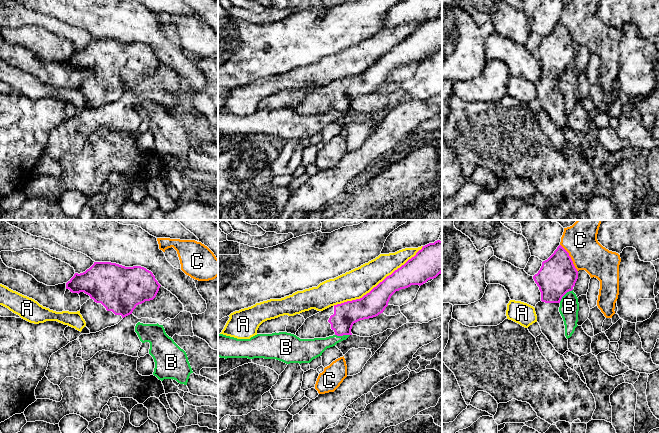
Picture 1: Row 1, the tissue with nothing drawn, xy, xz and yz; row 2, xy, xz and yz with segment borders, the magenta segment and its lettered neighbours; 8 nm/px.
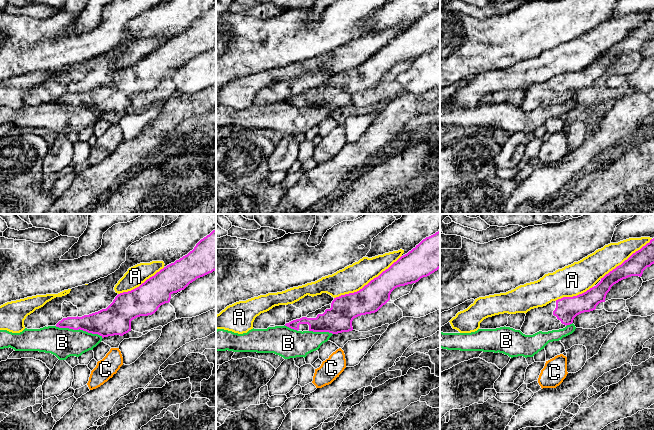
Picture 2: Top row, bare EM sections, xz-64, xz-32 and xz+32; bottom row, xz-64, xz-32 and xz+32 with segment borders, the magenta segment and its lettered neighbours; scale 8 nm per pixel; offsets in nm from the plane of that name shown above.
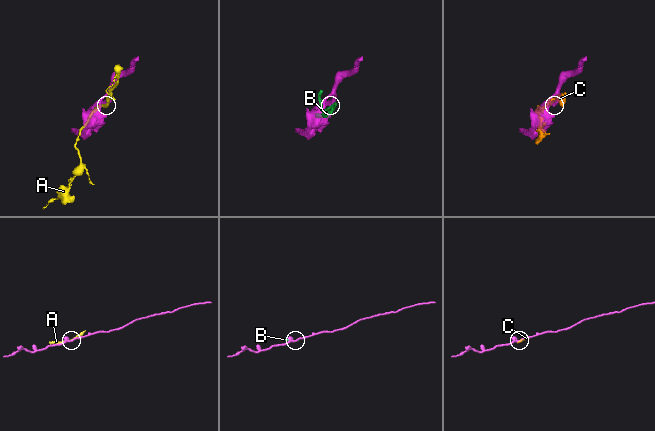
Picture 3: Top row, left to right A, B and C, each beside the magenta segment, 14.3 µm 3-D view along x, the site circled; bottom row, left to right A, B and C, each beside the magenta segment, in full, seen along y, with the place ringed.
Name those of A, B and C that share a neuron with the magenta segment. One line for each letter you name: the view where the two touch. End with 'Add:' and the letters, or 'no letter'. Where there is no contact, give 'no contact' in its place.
Add: no letter

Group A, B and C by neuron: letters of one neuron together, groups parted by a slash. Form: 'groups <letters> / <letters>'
groups A / B / C

